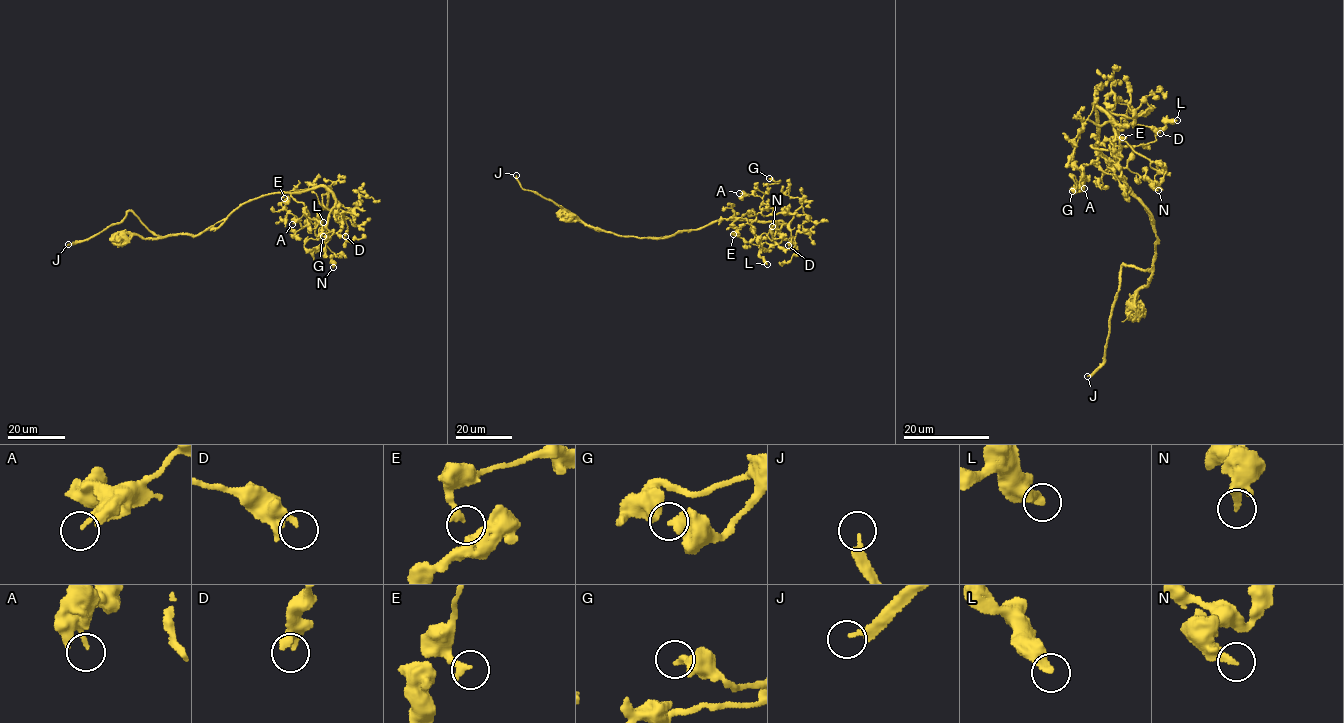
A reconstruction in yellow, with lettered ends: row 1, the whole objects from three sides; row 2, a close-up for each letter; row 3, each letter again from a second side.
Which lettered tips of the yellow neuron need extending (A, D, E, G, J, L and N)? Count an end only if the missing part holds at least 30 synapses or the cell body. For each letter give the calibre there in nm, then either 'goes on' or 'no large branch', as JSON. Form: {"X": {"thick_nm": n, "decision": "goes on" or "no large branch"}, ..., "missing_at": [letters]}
{"A": {"thick_nm": 160, "decision": "no large branch"}, "D": {"thick_nm": 240, "decision": "no large branch"}, "E": {"thick_nm": 280, "decision": "no large branch"}, "G": {"thick_nm": 480, "decision": "no large branch"}, "J": {"thick_nm": 190, "decision": "goes on"}, "L": {"thick_nm": 320, "decision": "no large branch"}, "N": {"thick_nm": 280, "decision": "no large branch"}, "missing_at": ["J"]}

